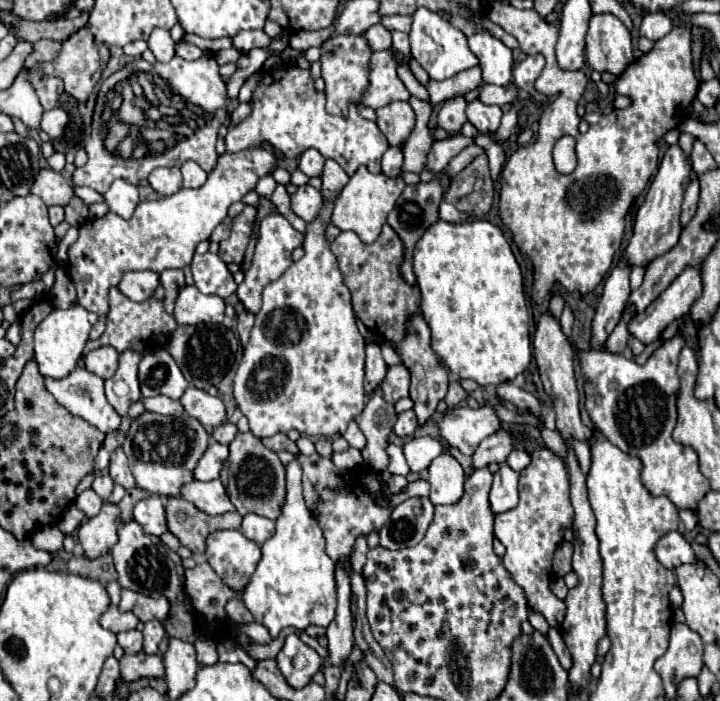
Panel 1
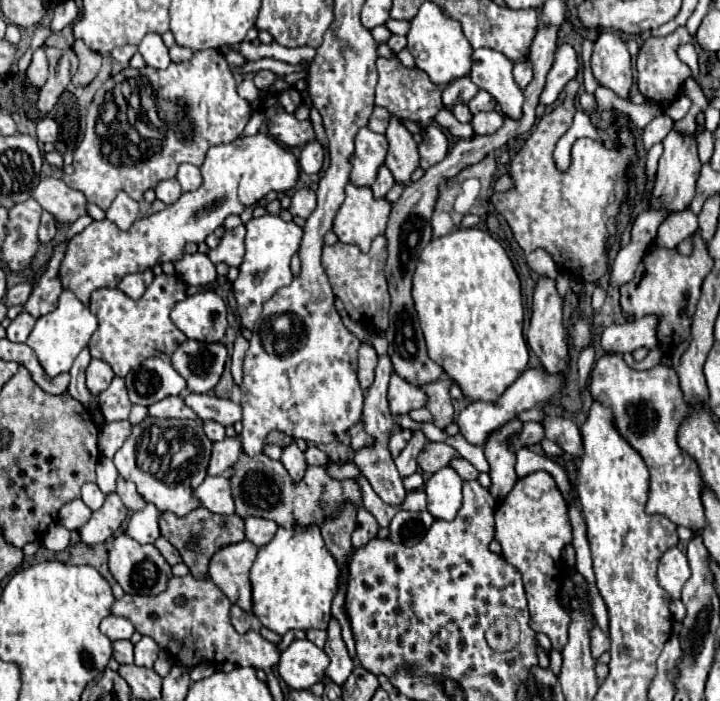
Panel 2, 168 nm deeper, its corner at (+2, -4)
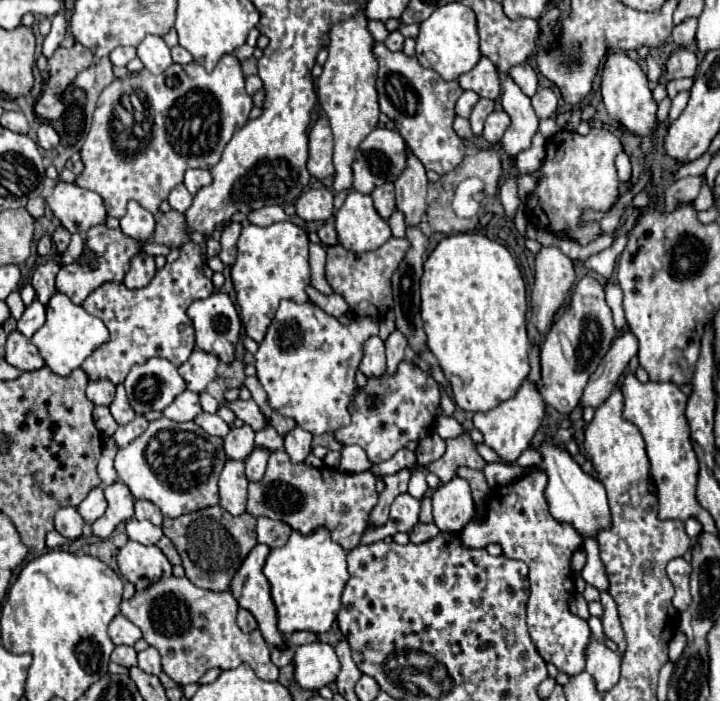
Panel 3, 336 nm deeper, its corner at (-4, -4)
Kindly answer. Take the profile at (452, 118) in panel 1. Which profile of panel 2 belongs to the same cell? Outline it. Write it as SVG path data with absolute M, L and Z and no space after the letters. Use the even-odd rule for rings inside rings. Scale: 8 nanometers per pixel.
M469 75L465 77L459 77L459 79L453 79L451 83L447 83L443 87L443 105L447 109L451 109L457 101L463 101L463 103L469 103L471 97L479 91L479 87L471 81Z

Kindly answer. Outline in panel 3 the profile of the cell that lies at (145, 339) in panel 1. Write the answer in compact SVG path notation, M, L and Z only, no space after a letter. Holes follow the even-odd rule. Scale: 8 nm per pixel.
M187 241L179 251L179 259L159 269L147 287L127 289L123 283L103 283L85 299L85 311L99 317L111 333L111 339L99 345L83 363L89 379L105 377L119 385L133 365L141 365L151 357L163 357L177 365L189 359L195 347L195 335L185 311L193 301L209 297L213 283L205 281L205 275L199 271L201 247L195 241Z

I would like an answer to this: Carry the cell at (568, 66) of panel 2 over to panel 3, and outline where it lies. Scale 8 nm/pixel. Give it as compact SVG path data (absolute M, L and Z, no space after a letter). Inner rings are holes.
M541 87L533 97L533 109L537 113L539 119L545 119L545 117L553 117L557 113L557 95L555 91L551 91L549 87Z

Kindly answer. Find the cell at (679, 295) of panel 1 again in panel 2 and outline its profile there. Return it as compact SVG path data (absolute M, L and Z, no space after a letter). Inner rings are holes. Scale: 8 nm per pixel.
M643 317L633 323L611 325L601 335L601 347L605 353L631 353L639 347L653 349L657 343L655 325L657 317Z

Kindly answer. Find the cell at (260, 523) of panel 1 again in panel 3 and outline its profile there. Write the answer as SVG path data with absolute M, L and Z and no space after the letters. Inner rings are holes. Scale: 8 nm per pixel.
M267 517L257 519L255 531L257 531L257 541L269 545L271 549L283 547L289 541L289 535L291 535L291 527L287 523L273 521L273 519L267 519Z

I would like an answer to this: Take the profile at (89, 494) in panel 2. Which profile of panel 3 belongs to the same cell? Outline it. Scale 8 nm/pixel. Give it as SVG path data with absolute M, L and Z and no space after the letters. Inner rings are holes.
M103 485L91 489L91 493L77 507L77 511L87 521L87 525L91 525L95 519L99 519L105 513L105 509L107 509L107 499L103 495Z

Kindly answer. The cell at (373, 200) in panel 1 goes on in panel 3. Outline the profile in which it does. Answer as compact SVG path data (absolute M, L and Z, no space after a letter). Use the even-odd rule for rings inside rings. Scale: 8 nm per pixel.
M355 189L349 191L343 207L335 215L339 243L357 253L379 249L389 237L389 223L373 207L373 197Z

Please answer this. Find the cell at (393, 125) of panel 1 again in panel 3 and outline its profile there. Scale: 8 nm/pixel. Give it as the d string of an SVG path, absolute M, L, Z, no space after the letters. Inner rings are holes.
M407 149L407 165L399 179L395 181L395 195L397 195L397 209L405 213L405 221L415 225L425 215L425 195L427 195L427 175L423 163Z

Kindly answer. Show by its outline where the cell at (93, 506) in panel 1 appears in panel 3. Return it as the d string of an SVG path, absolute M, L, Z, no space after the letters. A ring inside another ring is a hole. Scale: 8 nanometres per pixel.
M63 507L55 515L55 529L67 539L79 539L85 527L85 519L79 515L77 507Z

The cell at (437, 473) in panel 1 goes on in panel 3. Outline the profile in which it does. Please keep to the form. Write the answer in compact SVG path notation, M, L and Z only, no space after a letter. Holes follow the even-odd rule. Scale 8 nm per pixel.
M453 477L433 491L433 521L441 531L461 531L471 521L473 505L469 483Z

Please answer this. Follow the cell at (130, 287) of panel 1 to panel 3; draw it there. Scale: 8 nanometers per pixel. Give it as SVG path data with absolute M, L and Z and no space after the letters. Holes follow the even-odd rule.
M137 255L131 259L131 269L125 275L123 283L127 289L141 289L151 283L155 277L155 261L151 255Z

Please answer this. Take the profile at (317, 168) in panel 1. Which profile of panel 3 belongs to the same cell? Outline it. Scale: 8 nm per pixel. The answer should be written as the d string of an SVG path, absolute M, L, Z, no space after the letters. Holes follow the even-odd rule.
M319 119L309 131L307 169L317 179L333 175L333 135L327 119Z

